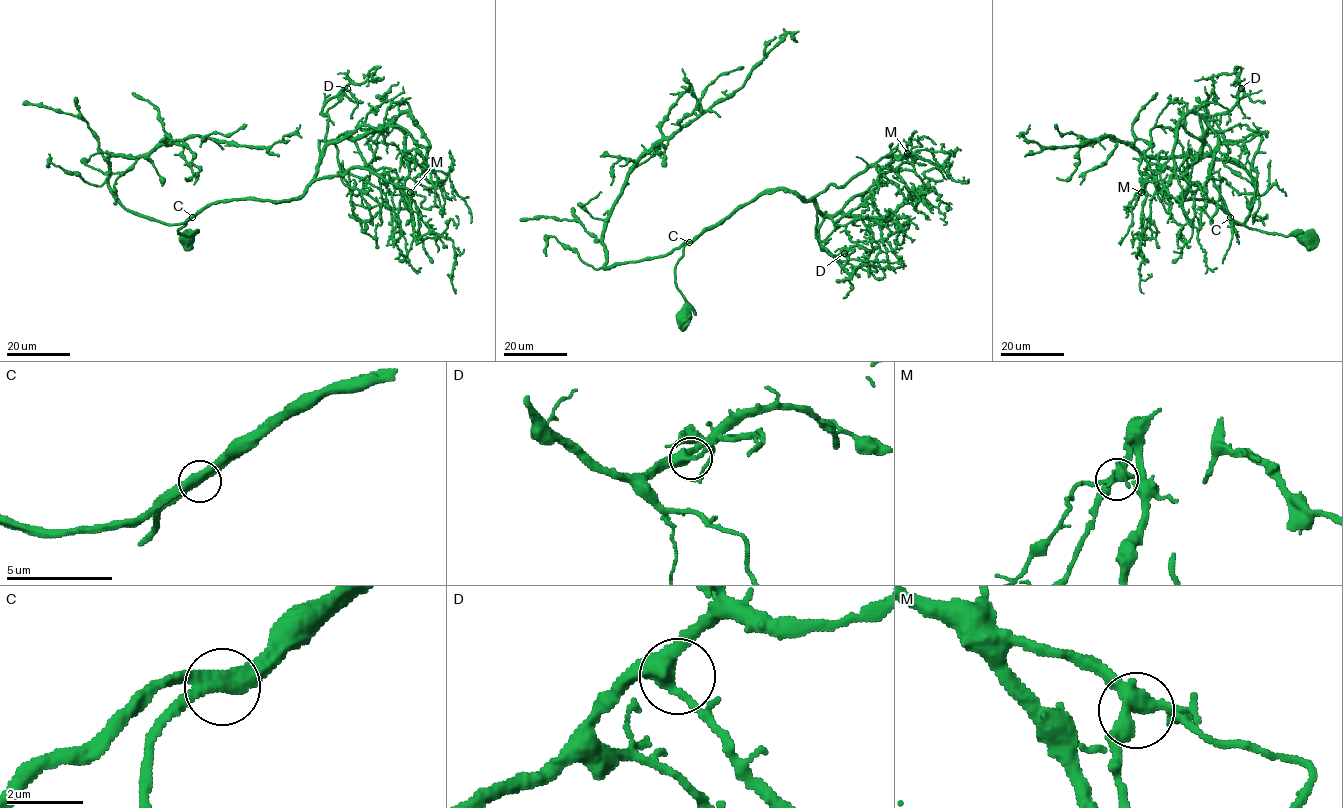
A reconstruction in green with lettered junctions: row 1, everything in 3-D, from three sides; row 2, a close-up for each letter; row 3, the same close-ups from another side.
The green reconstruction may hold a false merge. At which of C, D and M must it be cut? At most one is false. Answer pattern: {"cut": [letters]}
{"cut": []}

